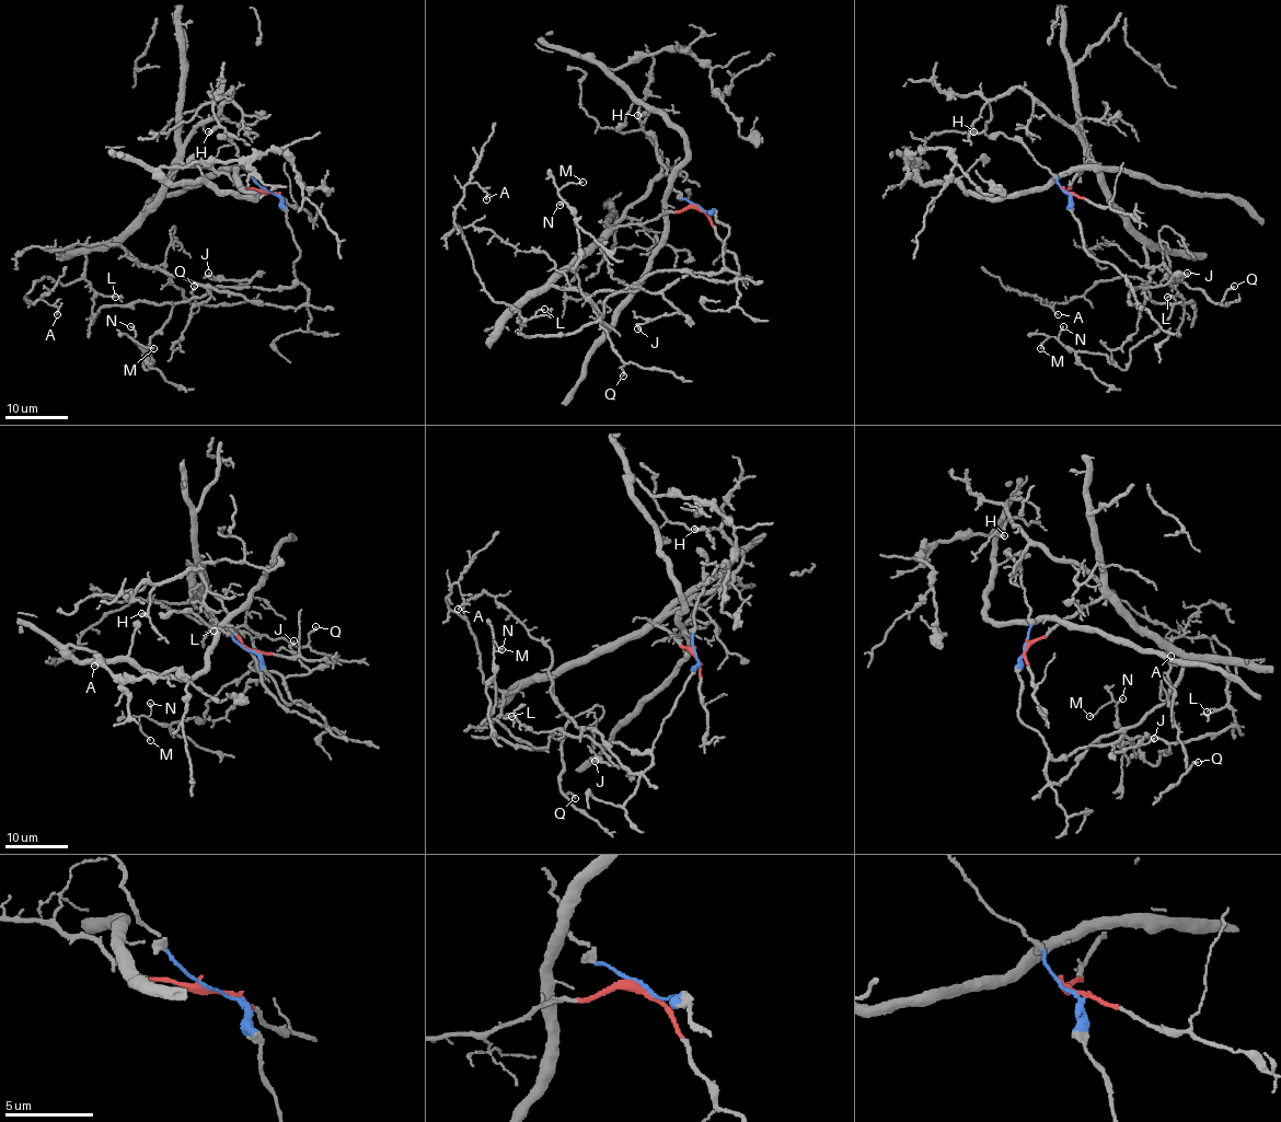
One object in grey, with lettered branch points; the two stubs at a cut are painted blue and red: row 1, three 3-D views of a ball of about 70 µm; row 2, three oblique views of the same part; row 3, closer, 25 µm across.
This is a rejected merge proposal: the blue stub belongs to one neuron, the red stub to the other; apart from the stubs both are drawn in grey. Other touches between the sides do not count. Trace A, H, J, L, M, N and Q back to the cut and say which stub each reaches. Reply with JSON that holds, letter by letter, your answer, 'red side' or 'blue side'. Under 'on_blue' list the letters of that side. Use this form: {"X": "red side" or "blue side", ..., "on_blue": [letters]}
{"A": "red side", "H": "red side", "J": "blue side", "L": "red side", "M": "blue side", "N": "blue side", "Q": "red side", "on_blue": ["J", "M", "N"]}

